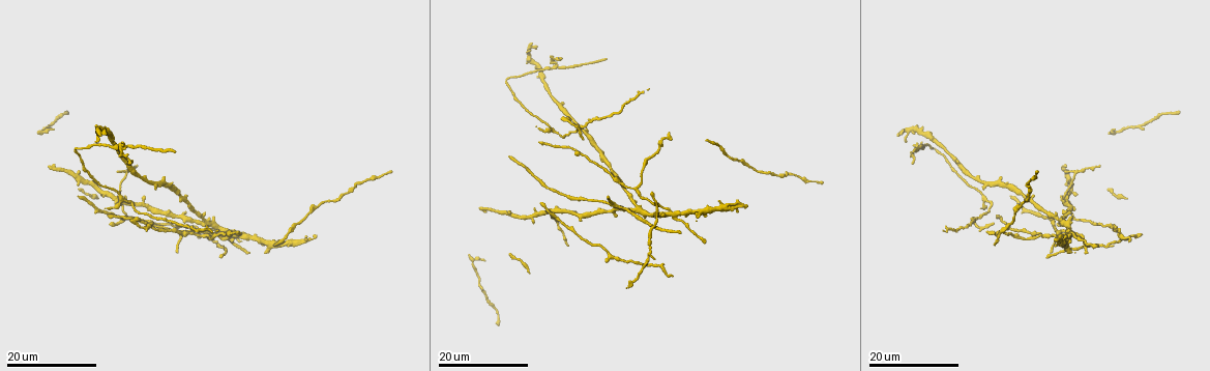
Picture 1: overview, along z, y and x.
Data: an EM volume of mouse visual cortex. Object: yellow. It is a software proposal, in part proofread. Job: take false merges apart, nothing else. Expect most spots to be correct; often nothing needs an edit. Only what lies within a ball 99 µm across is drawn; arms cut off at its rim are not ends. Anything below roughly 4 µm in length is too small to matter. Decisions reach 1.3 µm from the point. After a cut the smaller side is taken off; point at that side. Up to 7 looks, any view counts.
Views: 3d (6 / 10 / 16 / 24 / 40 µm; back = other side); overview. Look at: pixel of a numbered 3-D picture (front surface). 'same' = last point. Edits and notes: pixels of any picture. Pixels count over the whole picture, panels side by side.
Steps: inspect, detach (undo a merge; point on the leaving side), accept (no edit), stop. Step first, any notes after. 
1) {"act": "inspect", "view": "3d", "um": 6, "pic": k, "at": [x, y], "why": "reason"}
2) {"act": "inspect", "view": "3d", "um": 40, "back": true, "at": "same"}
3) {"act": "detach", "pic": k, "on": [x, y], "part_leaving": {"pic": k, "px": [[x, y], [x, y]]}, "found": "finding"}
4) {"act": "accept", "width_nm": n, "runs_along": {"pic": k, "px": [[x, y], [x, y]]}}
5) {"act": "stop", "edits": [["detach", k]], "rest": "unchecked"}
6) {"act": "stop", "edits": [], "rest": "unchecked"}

{"act": "inspect", "view": "3d", "um": 24, "pic": 1, "at": [557, 66], "why": "four or more arms meet"}

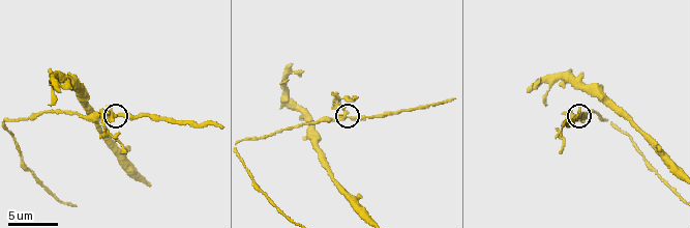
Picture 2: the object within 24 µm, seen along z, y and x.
{"act": "inspect", "view": "3d", "um": 6, "pic": 2, "at": [347, 113], "why": "closer look"}

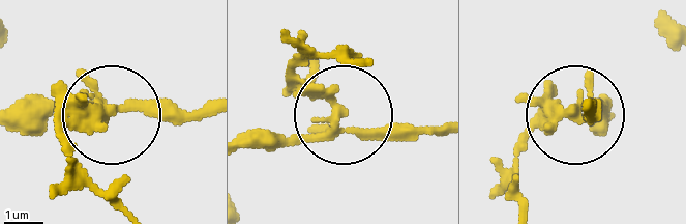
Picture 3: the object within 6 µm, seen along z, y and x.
{"act": "detach", "pic": 3, "on": [61, 105], "width_nm": 230, "found": "two neurons meet here"}

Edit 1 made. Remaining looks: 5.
{"act": "inspect", "view": "3d", "um": 16, "pic": 1, "at": [201, 235], "why": "three arms meet"}

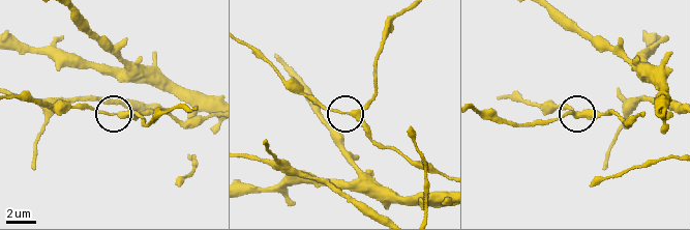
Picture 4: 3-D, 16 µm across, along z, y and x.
{"act": "inspect", "view": "3d", "um": 10, "pic": 4, "at": [119, 115], "why": "zoom in"}

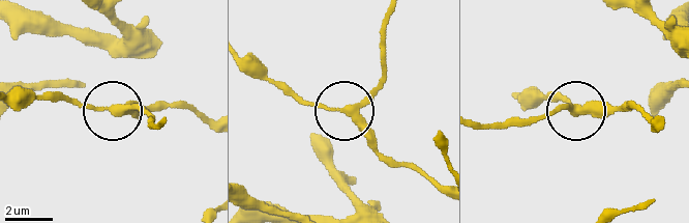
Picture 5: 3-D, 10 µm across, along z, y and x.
{"act": "inspect", "view": "3d", "um": 10, "back": true, "pic": 5, "at": [110, 108]}

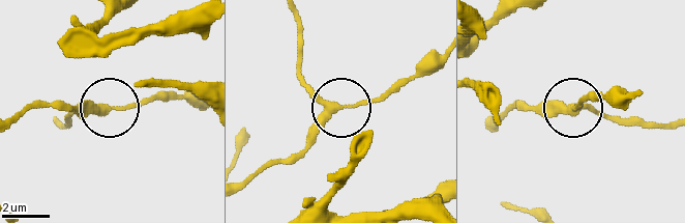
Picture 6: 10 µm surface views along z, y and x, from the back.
{"act": "accept", "runs_along": {"pic": 6, "px": [[10, 120], [34, 108], [118, 108], [164, 96]]}, "found": "all the same neuron"}

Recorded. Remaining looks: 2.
{"act": "inspect", "view": "3d", "um": 24, "pic": 1, "at": [674, 218]}

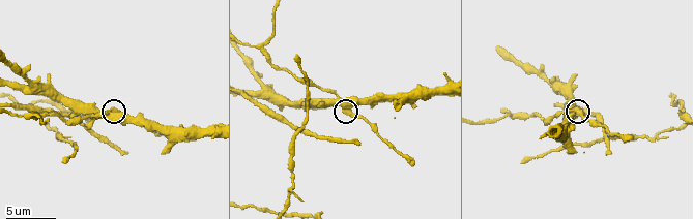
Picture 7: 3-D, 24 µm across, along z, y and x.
{"act": "inspect", "view": "3d", "um": 10, "pic": 7, "at": [349, 110]}

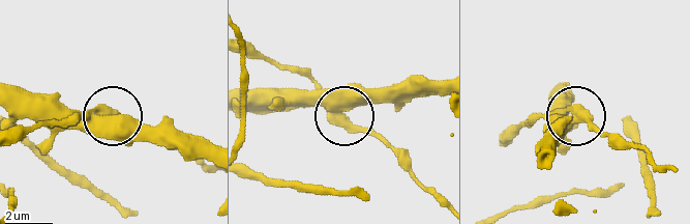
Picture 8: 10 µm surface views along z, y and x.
{"act": "accept", "width_nm": 510, "runs_along": {"pic": 8, "px": [[554, 87], [566, 111], [606, 133]]}, "found": "all the same neuron"}

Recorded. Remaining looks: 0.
{"act": "stop", "edits": [["detach", 3]], "rest": "unchecked"}

